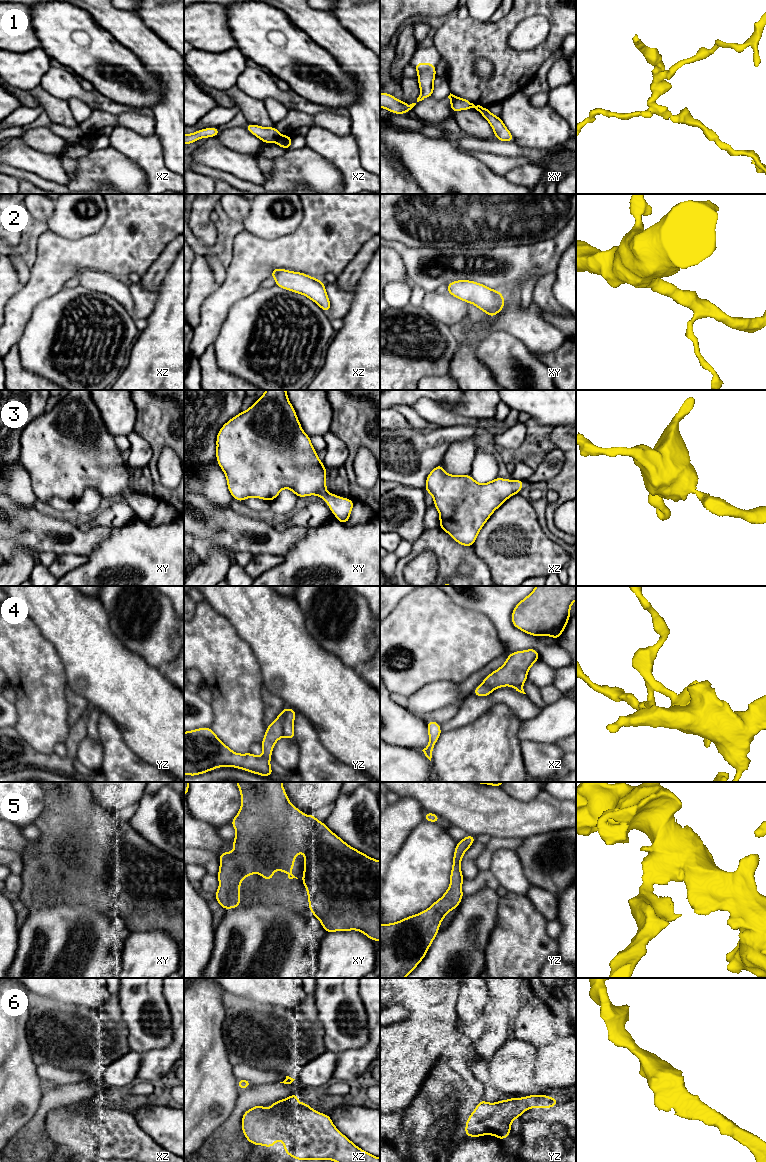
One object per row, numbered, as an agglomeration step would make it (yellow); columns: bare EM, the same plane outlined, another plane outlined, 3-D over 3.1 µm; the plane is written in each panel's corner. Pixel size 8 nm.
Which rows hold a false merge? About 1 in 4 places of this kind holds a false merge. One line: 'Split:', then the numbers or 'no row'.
Split: 1, 4

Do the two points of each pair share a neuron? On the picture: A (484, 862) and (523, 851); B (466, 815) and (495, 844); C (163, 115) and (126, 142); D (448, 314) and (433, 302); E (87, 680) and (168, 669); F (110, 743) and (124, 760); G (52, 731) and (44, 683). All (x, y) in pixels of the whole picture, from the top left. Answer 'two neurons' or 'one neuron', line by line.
A: two neurons
B: two neurons
C: two neurons
D: one neuron
E: two neurons
F: one neuron
G: one neuron

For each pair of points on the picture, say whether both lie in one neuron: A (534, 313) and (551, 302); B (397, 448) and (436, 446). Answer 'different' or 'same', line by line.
A: different
B: same

